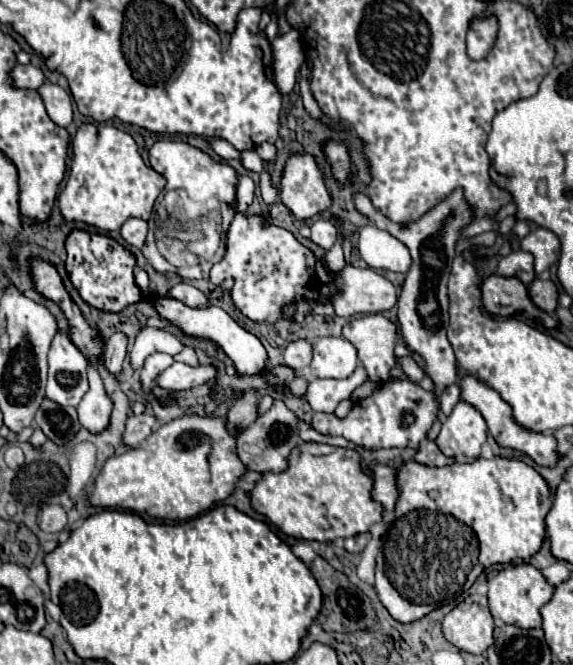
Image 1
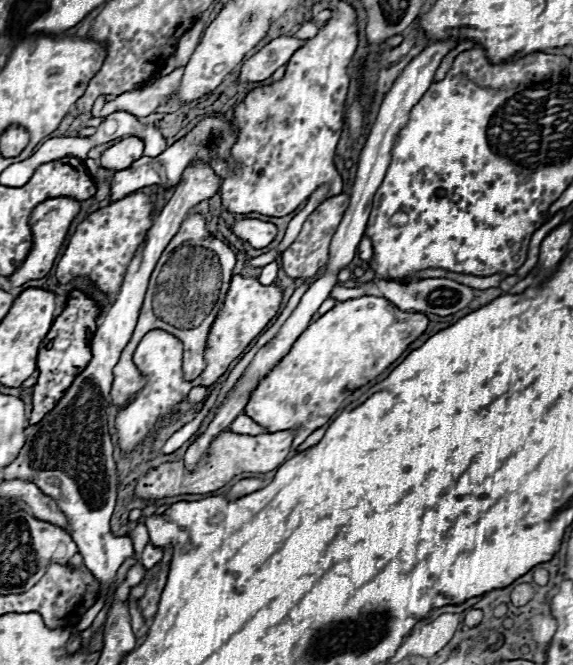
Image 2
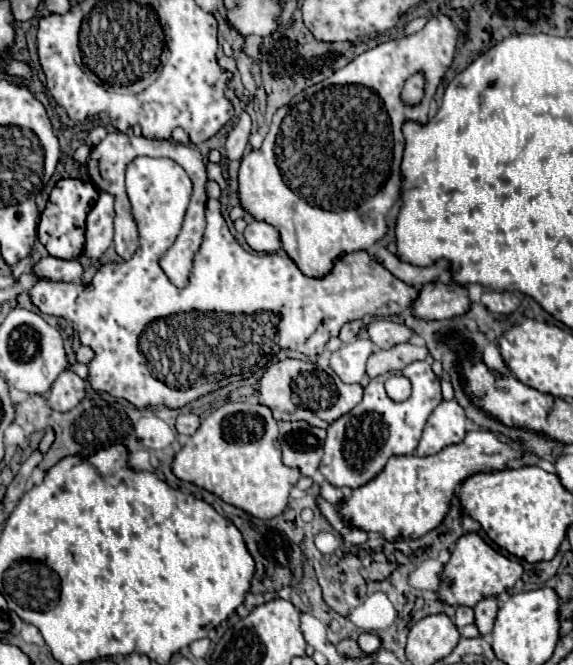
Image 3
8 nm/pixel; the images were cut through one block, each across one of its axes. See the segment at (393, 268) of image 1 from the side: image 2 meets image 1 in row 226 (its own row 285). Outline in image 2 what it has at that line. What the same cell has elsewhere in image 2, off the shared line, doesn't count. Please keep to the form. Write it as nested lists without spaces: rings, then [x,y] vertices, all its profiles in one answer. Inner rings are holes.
[[[366,282],[366,284],[362,284],[360,288],[344,288],[344,286],[336,286],[336,288],[332,290],[330,298],[336,298],[338,302],[352,300],[352,298],[360,298],[360,296],[364,296],[372,286],[374,286],[374,282]]]

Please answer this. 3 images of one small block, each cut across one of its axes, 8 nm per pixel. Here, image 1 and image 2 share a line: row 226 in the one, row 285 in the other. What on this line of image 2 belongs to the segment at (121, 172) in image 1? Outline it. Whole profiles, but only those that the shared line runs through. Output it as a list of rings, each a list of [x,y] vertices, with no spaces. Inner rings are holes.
[[[124,198],[124,202],[114,202],[110,204],[110,214],[90,214],[82,224],[78,224],[76,232],[70,238],[70,244],[64,252],[64,256],[60,258],[58,266],[56,266],[56,278],[58,282],[70,282],[78,276],[88,276],[106,296],[110,294],[118,294],[124,272],[138,248],[138,244],[144,242],[144,236],[148,232],[148,228],[152,226],[152,220],[148,218],[148,214],[152,212],[152,202],[148,198]]]

